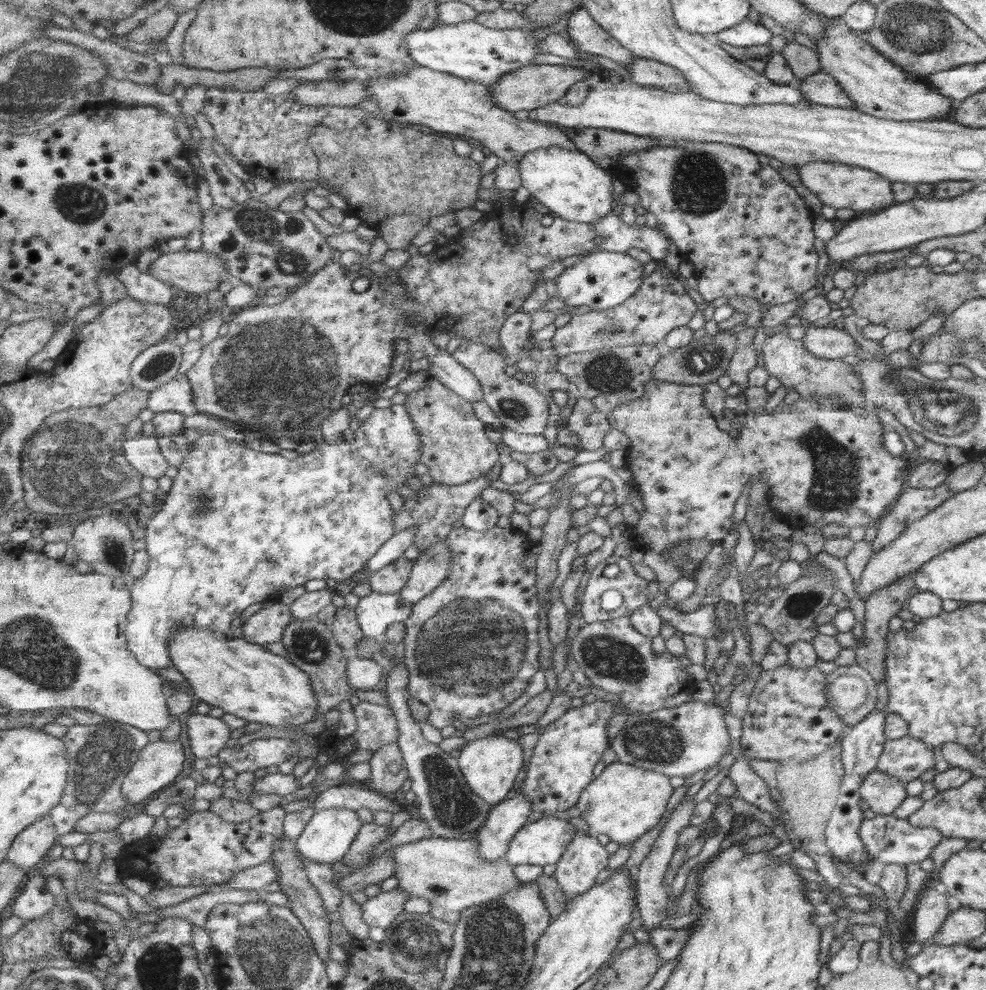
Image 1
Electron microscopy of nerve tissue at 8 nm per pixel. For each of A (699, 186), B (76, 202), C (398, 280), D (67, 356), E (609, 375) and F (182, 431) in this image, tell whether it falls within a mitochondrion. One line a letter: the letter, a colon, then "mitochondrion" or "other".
A: mitochondrion
B: mitochondrion
C: other
D: other
E: mitochondrion
F: other

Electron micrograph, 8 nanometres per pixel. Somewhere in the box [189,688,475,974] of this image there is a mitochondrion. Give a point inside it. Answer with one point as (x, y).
(417, 939)

